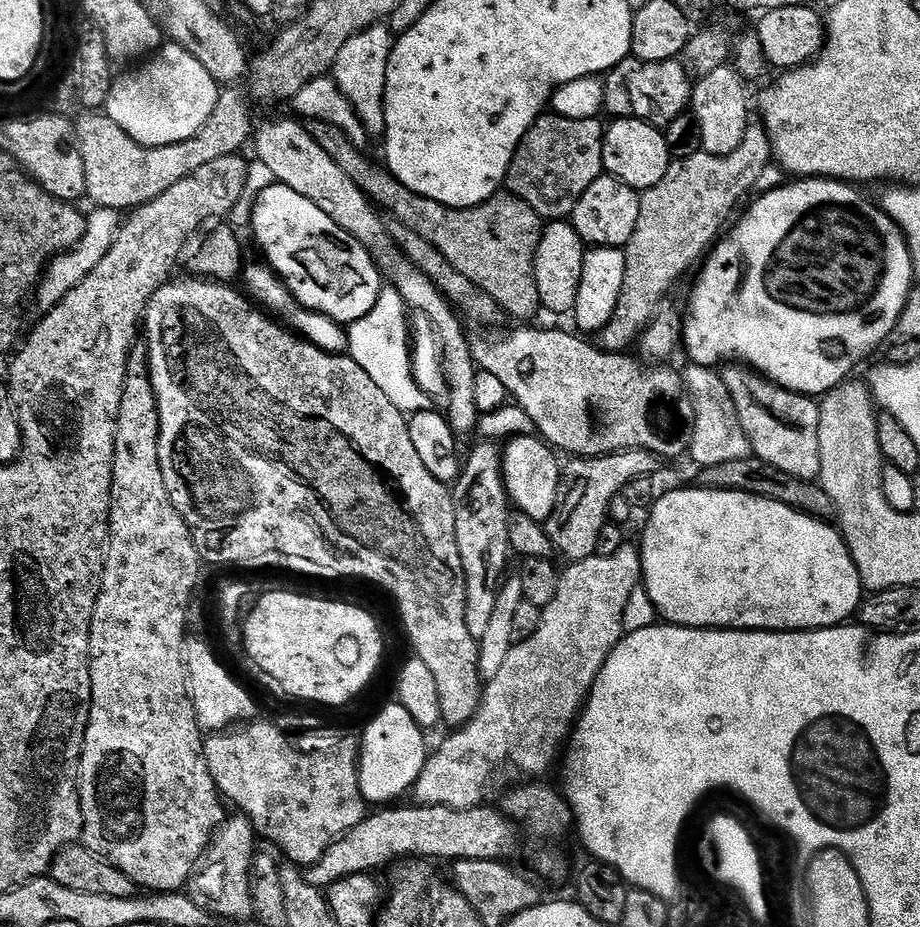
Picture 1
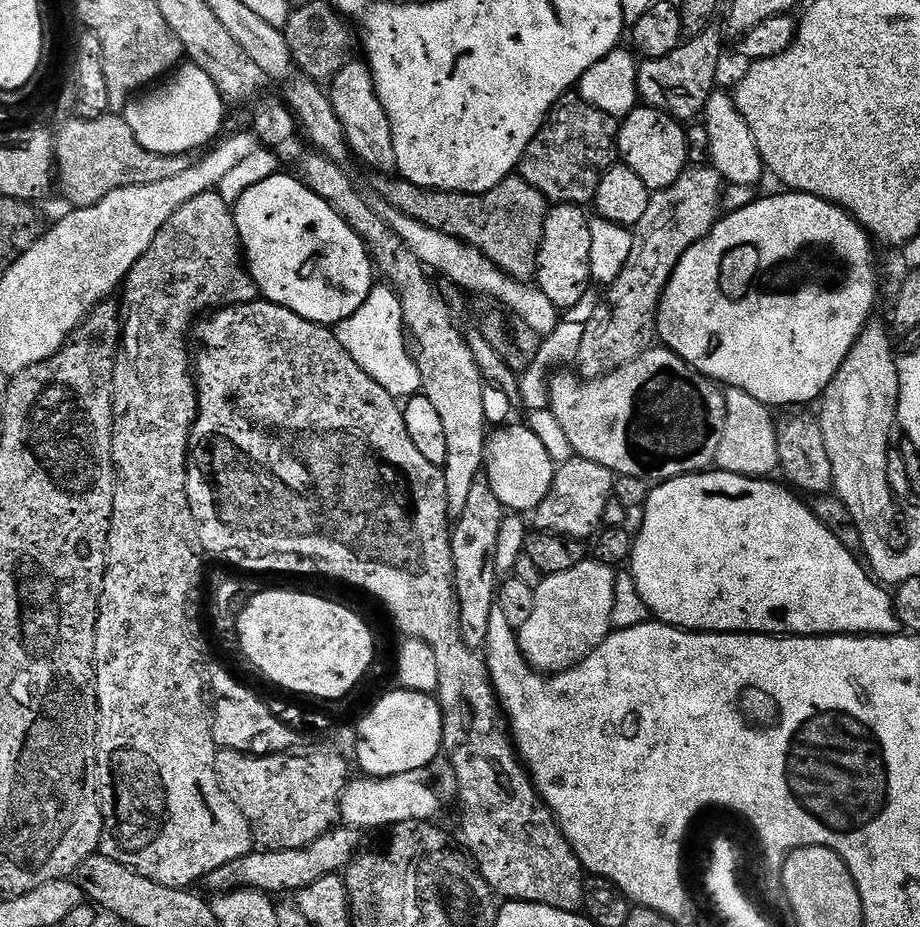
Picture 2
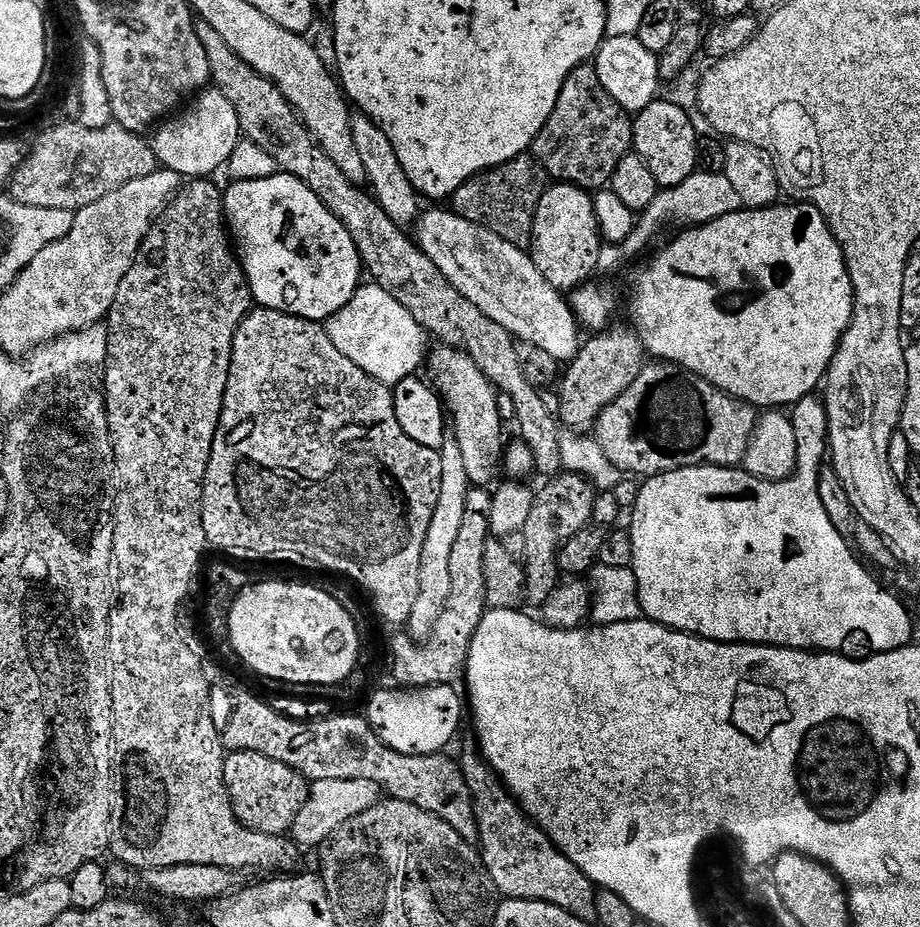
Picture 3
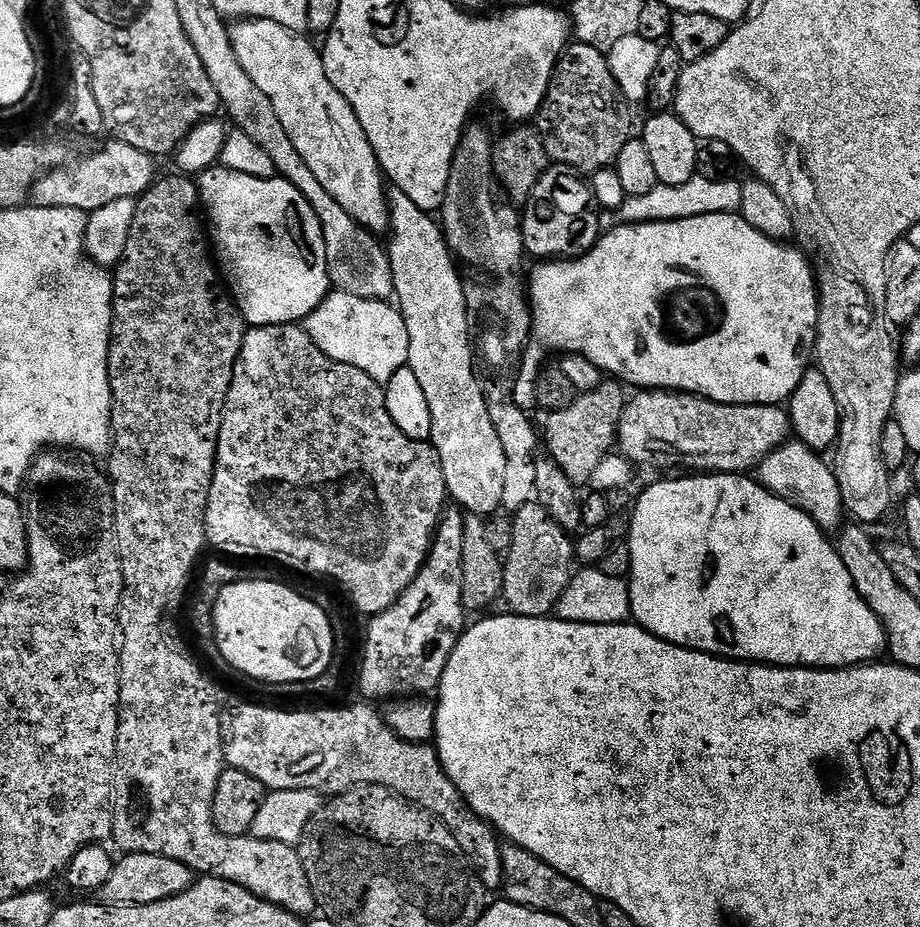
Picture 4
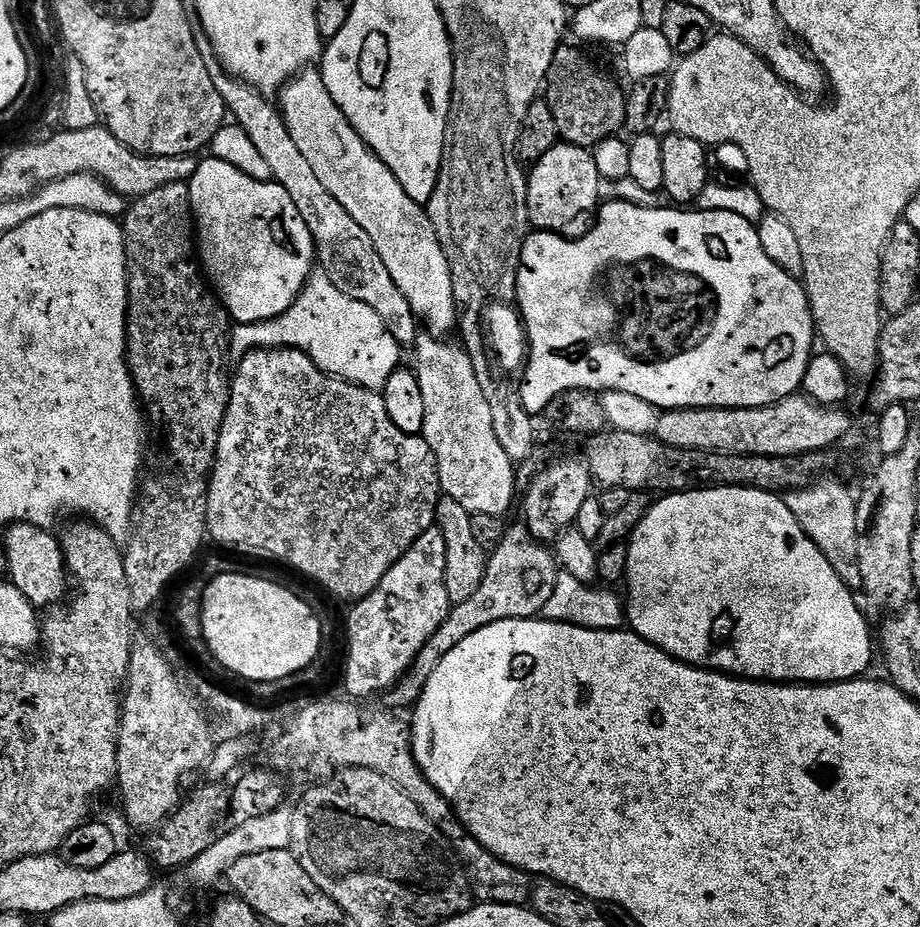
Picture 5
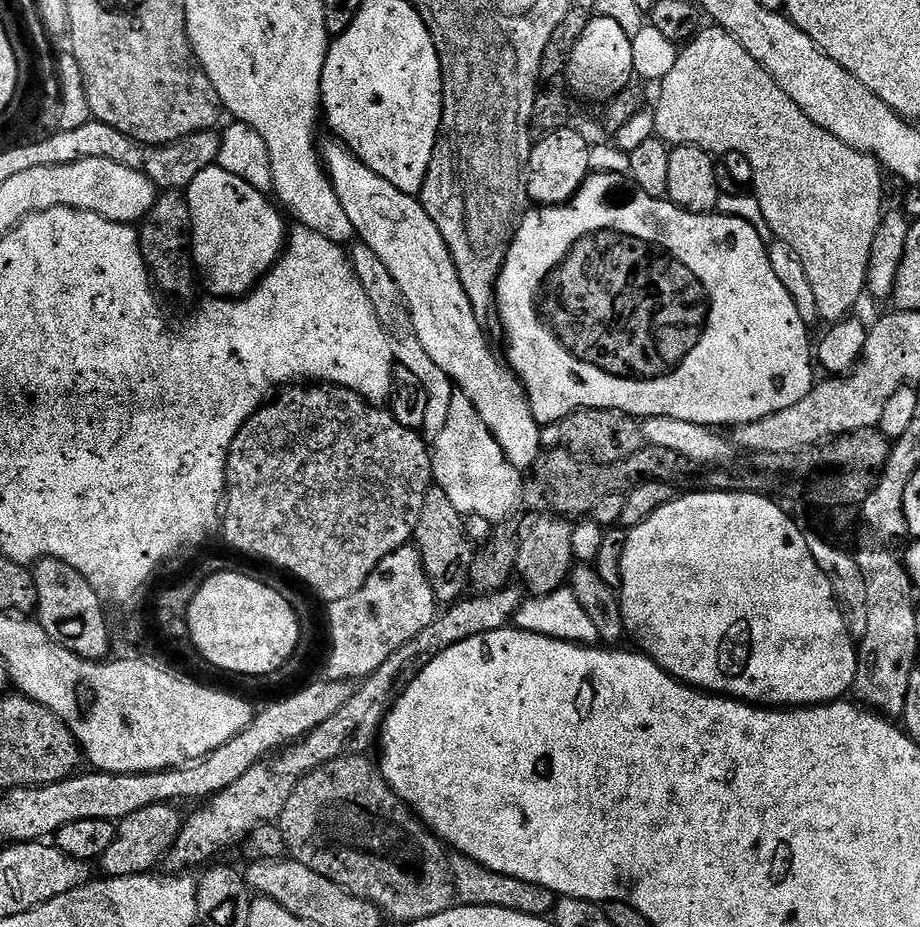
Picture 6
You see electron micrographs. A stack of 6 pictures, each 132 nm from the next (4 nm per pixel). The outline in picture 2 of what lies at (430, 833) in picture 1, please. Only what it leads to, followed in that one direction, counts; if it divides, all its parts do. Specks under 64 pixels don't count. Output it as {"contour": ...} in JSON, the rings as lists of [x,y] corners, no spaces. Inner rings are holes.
{"contour":[[[347,826],[331,828],[322,838],[314,838],[310,846],[298,850],[253,850],[241,860],[230,862],[218,870],[214,870],[206,878],[206,884],[219,894],[231,889],[256,889],[267,894],[274,892],[300,892],[310,882],[318,882],[318,878],[335,876],[343,873],[353,856],[361,851],[361,829]],[[260,851],[260,852],[259,852]]]}

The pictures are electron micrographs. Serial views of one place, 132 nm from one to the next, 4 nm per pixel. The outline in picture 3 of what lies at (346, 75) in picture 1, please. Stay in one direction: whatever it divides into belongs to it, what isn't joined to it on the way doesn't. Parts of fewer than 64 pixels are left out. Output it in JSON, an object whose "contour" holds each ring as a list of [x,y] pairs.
{"contour":[[[363,114],[351,117],[352,138],[354,140],[355,159],[360,161],[362,176],[368,179],[367,187],[373,200],[380,204],[382,210],[398,226],[415,225],[416,217],[422,211],[418,193],[412,187],[402,170],[402,164],[398,162],[398,156],[394,154],[394,148],[390,146],[390,140],[372,120]]]}

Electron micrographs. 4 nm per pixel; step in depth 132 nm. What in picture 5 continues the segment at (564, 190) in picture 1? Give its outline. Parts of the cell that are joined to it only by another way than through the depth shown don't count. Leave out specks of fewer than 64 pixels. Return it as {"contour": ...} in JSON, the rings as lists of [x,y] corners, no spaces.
{"contour":[[[561,46],[554,54],[546,81],[546,99],[563,143],[592,150],[604,139],[615,137],[624,128],[625,95],[619,82],[607,76],[582,49]]]}

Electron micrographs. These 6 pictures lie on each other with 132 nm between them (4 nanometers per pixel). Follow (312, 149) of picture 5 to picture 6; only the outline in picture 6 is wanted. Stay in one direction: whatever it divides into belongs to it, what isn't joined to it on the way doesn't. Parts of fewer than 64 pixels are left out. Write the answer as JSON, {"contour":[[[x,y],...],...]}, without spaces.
{"contour":[[[331,143],[322,148],[324,170],[332,180],[359,243],[370,246],[382,258],[386,270],[394,274],[394,282],[398,282],[398,290],[406,298],[414,318],[414,330],[426,354],[470,398],[510,463],[521,470],[531,469],[542,451],[542,425],[534,418],[528,393],[516,373],[496,361],[484,337],[485,325],[478,322],[474,306],[470,306],[470,298],[462,290],[458,270],[438,226],[434,226],[417,197],[407,196],[398,186],[390,186],[386,178],[378,178],[374,170],[367,168],[343,144]]]}

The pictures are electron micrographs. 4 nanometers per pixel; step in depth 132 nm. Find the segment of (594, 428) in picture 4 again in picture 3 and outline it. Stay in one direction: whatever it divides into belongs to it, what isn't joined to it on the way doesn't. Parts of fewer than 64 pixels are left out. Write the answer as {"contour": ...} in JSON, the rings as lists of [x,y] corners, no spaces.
{"contour":[[[605,330],[592,335],[580,345],[580,353],[563,369],[560,388],[558,420],[573,433],[588,434],[601,414],[622,395],[646,367],[646,353],[631,331]]]}

